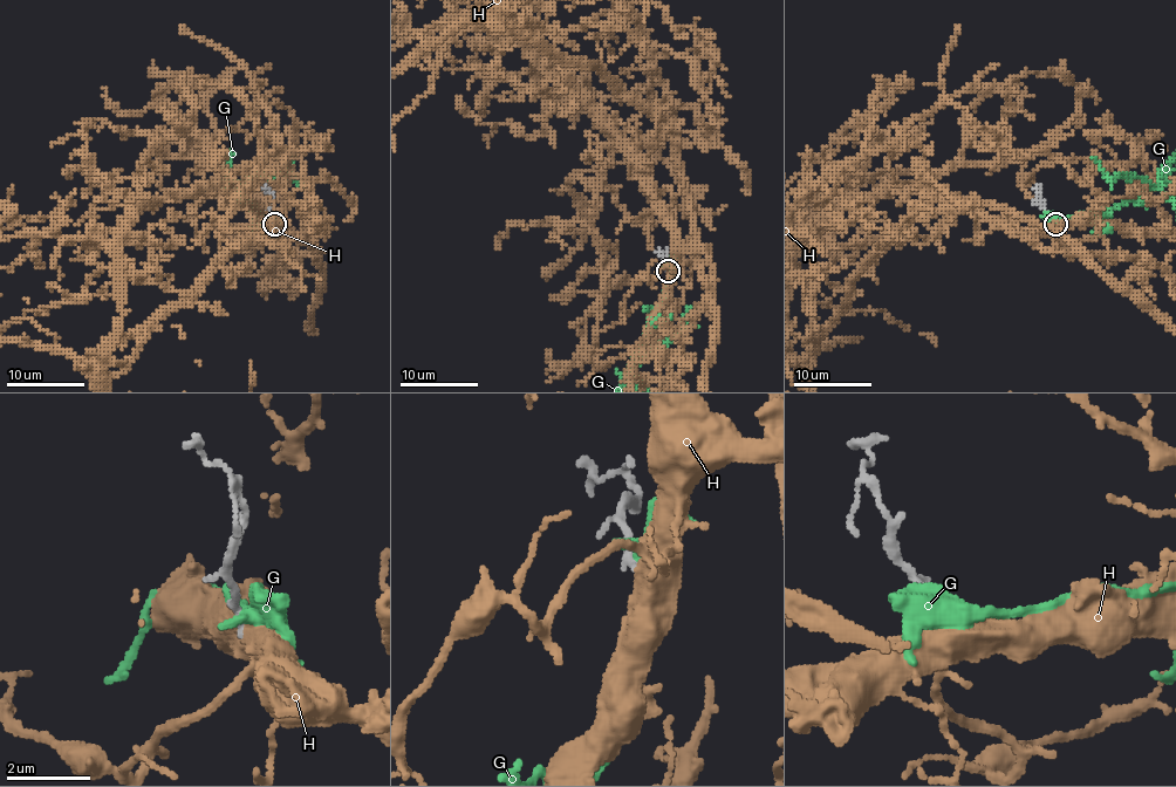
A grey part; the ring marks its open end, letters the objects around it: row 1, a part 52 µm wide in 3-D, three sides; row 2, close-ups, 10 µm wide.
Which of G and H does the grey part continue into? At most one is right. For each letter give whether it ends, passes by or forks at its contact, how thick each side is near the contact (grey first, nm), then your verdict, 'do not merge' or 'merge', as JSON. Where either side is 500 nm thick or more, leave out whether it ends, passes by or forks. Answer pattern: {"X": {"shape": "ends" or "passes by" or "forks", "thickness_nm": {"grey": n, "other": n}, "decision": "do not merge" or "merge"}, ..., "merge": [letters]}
{"G": {"shape": "passes by", "thickness_nm": {"grey": 200, "other": 440}, "decision": "do not merge"}, "H": {"shape": "forks", "thickness_nm": {"grey": 190, "other": 460}, "decision": "merge"}, "merge": ["H"]}

